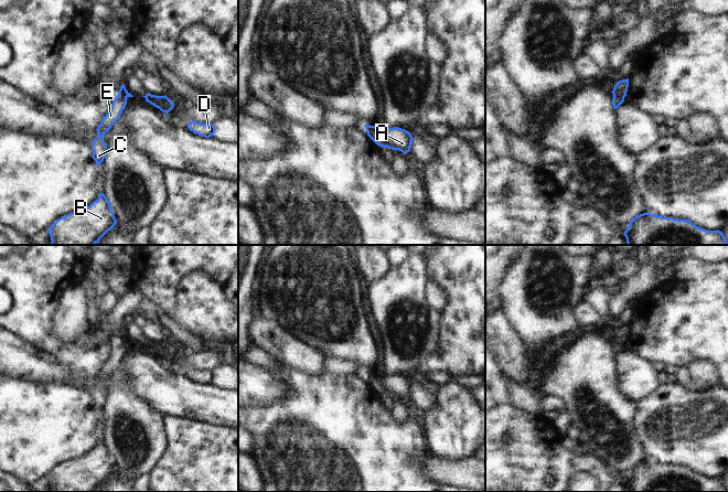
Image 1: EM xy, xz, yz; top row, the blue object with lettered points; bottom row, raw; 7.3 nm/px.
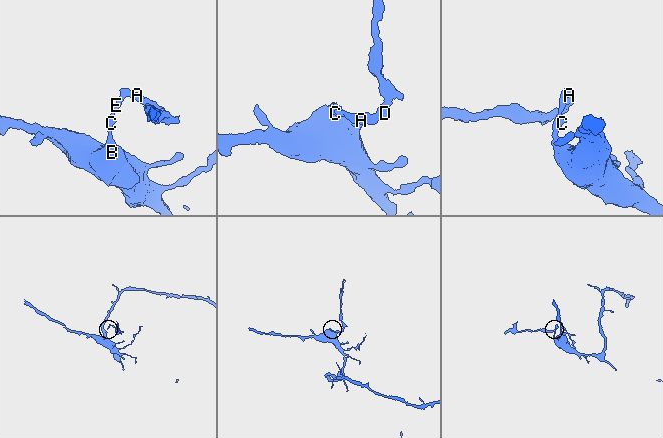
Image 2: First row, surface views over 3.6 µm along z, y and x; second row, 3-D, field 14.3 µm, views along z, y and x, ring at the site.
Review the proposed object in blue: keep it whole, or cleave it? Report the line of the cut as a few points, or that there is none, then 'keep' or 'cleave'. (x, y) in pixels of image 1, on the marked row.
yz (613, 94), (623, 99) | cleave

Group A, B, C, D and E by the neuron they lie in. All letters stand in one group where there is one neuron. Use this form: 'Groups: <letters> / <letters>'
Groups: A D / B C E

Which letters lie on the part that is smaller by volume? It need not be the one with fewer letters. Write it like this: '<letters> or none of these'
A, D

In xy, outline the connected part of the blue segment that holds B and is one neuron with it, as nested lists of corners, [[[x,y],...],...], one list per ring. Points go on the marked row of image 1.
[[[104,193],[86,208],[58,218],[47,232],[51,245],[95,245],[117,221]]]

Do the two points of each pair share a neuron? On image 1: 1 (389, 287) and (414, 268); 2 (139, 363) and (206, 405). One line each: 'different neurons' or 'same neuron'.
1: same neuron
2: same neuron

